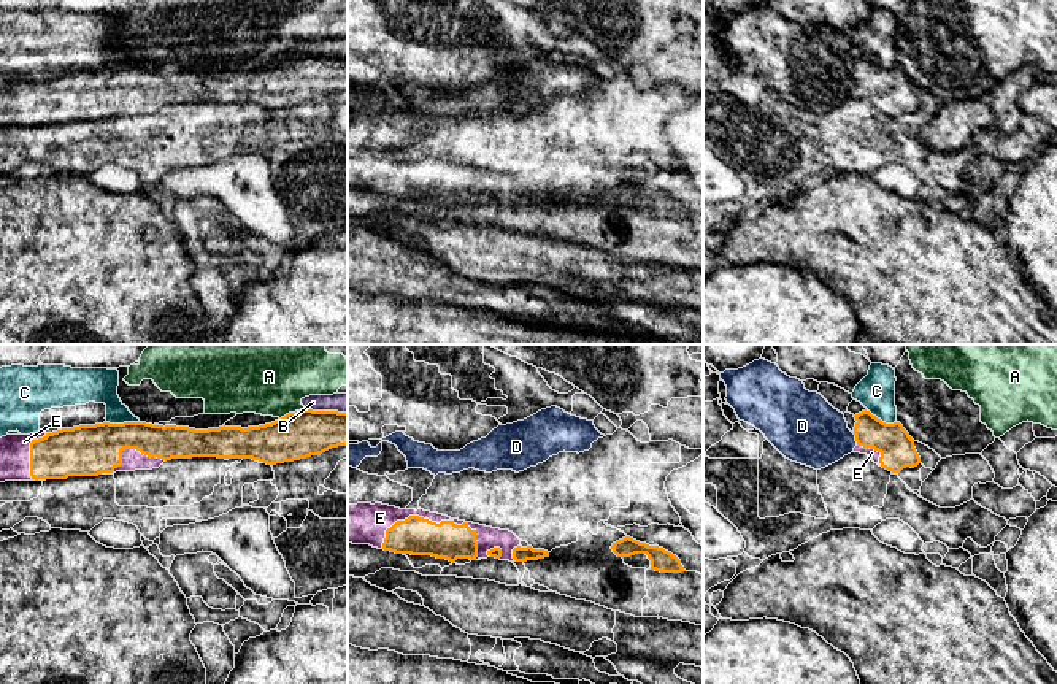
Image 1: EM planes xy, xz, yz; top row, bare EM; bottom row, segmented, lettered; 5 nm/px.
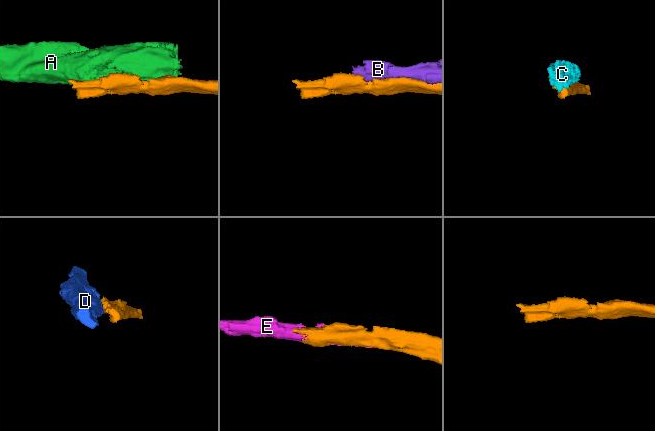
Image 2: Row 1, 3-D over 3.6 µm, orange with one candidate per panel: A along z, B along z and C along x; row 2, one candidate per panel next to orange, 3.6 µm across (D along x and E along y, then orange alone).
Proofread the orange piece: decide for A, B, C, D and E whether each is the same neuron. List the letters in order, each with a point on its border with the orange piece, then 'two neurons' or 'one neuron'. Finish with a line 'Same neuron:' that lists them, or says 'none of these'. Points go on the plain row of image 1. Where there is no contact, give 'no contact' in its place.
A: xy (292, 57) | two neurons
B: xy (326, 56) | two neurons
C: xy (124, 67) | two neurons
D: yz (856, 84) | two neurons
E: xz (416, 161) | one neuron
Same neuron: E

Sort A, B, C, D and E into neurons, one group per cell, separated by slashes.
A / B C / D / E

